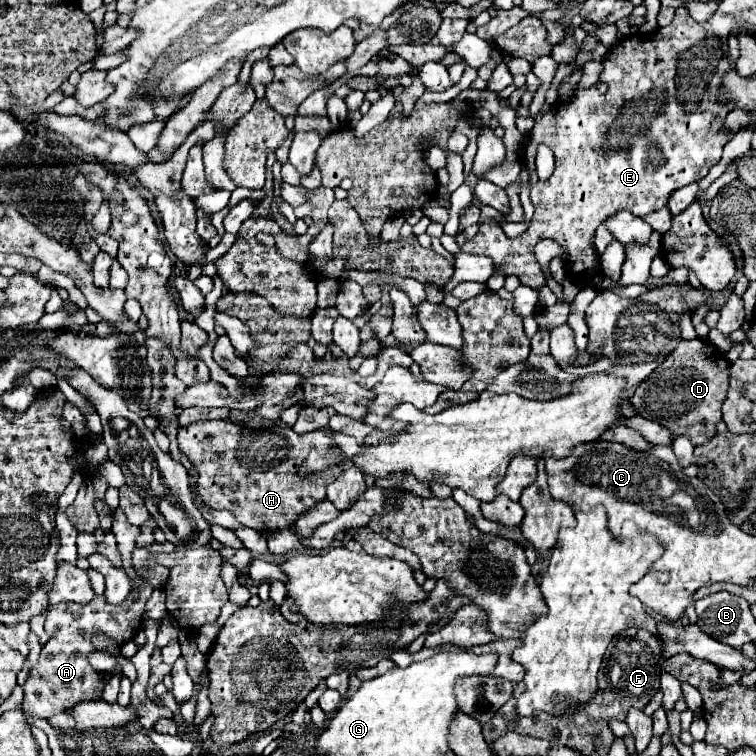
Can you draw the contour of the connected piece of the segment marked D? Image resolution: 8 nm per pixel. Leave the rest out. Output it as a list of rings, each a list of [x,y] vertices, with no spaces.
[[[682,339],[648,379],[638,385],[630,403],[638,415],[666,425],[676,437],[686,435],[694,445],[702,445],[716,435],[716,425],[722,419],[722,403],[728,391],[728,367],[728,359],[712,343]]]

